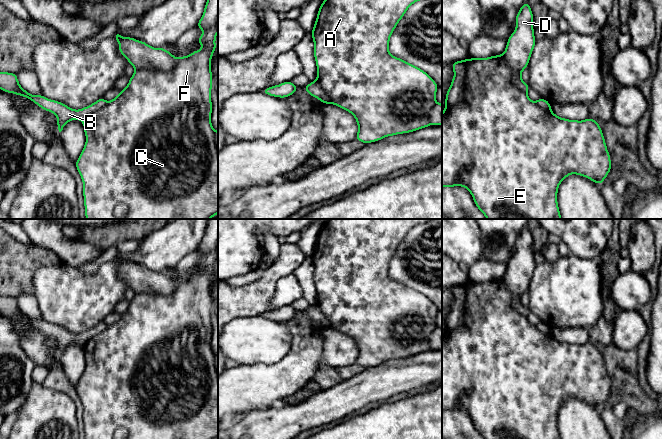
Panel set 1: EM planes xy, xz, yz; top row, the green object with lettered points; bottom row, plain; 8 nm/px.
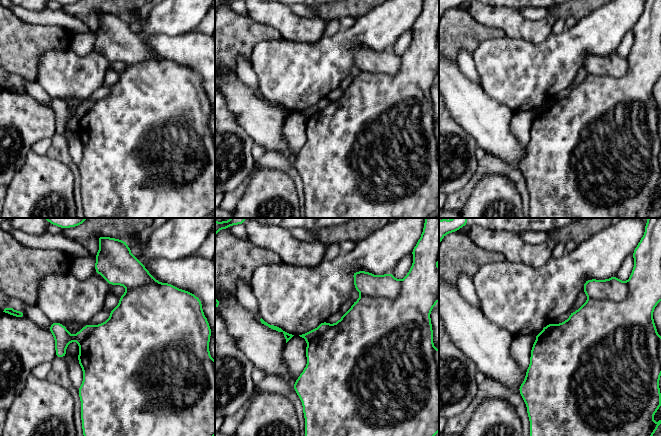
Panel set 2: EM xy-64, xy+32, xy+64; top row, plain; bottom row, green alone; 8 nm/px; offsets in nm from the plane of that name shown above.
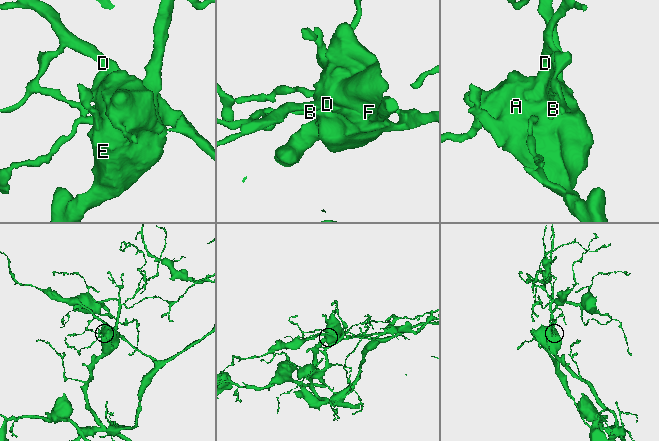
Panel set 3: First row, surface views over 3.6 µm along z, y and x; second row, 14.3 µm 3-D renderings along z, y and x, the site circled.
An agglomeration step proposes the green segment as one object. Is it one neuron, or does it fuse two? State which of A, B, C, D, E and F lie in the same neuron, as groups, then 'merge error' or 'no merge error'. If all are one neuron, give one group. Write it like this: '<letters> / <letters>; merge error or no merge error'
A C E F / B D; merge error

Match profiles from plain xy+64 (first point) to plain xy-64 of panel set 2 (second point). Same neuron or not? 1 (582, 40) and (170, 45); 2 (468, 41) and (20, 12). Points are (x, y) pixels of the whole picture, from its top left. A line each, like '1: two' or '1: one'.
1: two
2: two

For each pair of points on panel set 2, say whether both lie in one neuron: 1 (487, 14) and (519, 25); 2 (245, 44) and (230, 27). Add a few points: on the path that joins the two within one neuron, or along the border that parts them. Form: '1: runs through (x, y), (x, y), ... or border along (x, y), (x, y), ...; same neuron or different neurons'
1: runs through (495, 17), (511, 22); same neuron
2: runs through (241, 40), (232, 31); same neuron

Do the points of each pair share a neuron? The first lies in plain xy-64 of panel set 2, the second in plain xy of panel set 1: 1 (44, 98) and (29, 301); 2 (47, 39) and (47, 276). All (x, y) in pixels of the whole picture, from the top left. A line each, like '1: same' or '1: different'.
1: same
2: different

